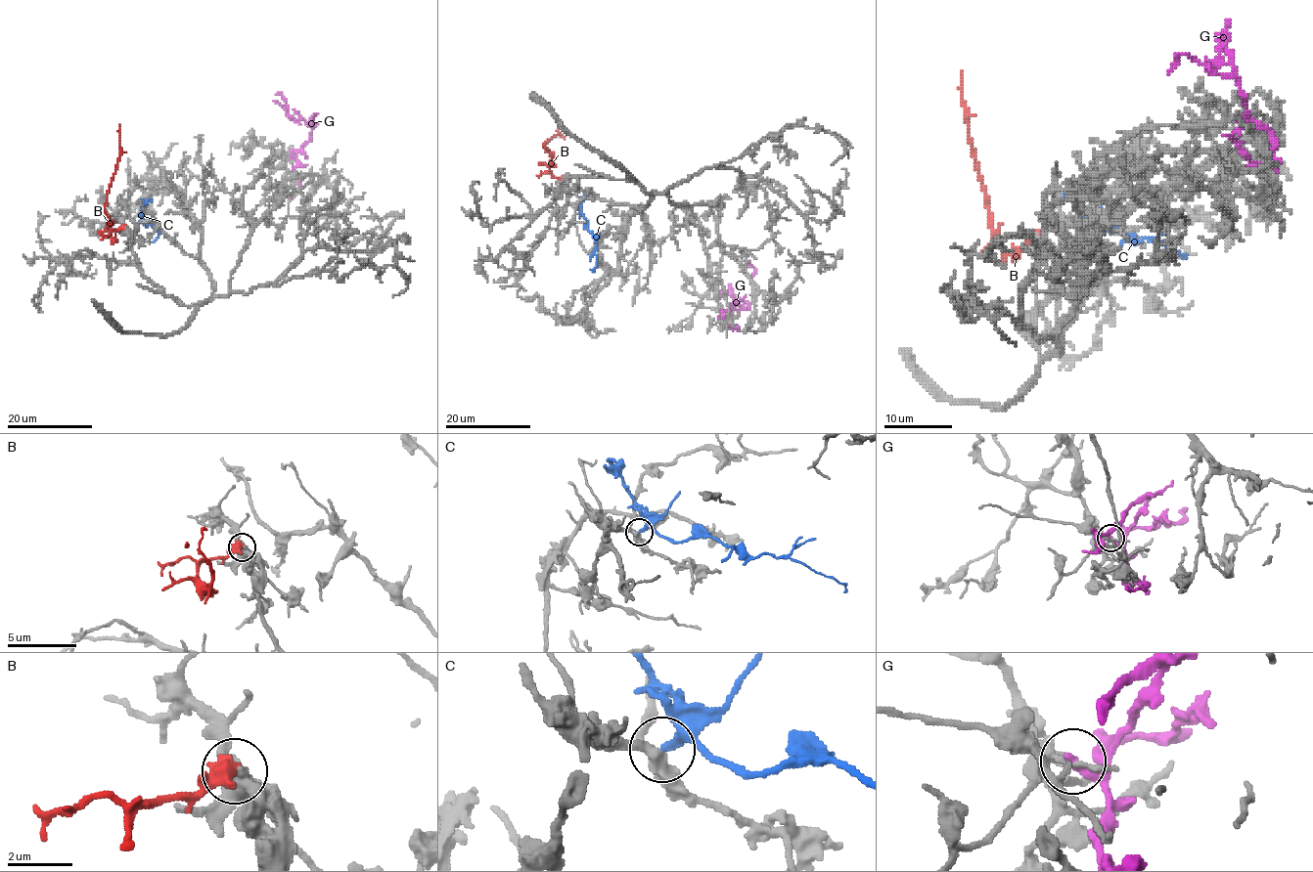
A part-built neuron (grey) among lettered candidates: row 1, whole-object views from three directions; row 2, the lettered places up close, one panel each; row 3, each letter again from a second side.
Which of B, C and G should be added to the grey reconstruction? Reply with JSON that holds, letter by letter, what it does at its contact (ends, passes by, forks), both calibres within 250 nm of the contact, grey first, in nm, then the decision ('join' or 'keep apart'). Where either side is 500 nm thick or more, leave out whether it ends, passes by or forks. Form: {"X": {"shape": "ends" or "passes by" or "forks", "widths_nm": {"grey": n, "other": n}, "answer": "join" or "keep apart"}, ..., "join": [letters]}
{"B": {"widths_nm": {"grey": 400, "other": 600}, "answer": "keep apart"}, "C": {"shape": "ends", "widths_nm": {"grey": 380, "other": 280}, "answer": "join"}, "G": {"shape": "ends", "widths_nm": {"grey": 170, "other": 320}, "answer": "keep apart"}, "join": ["C"]}

